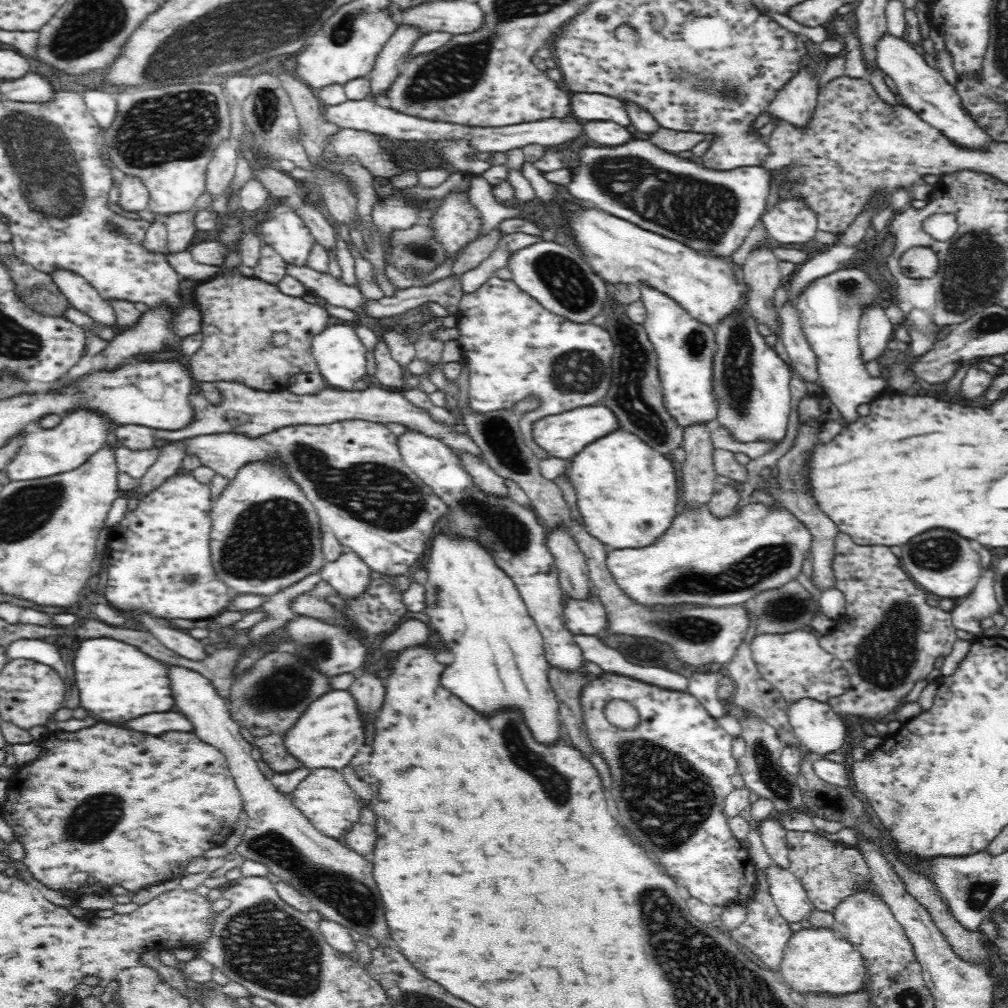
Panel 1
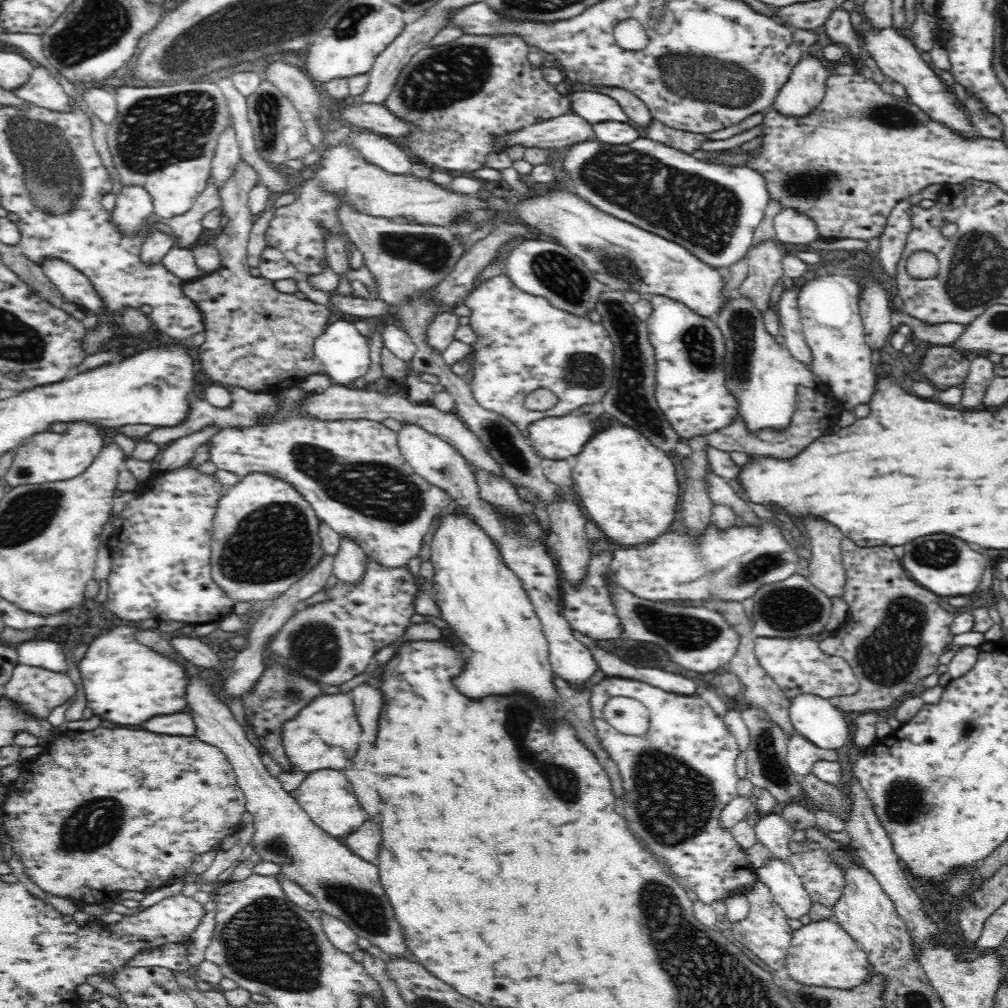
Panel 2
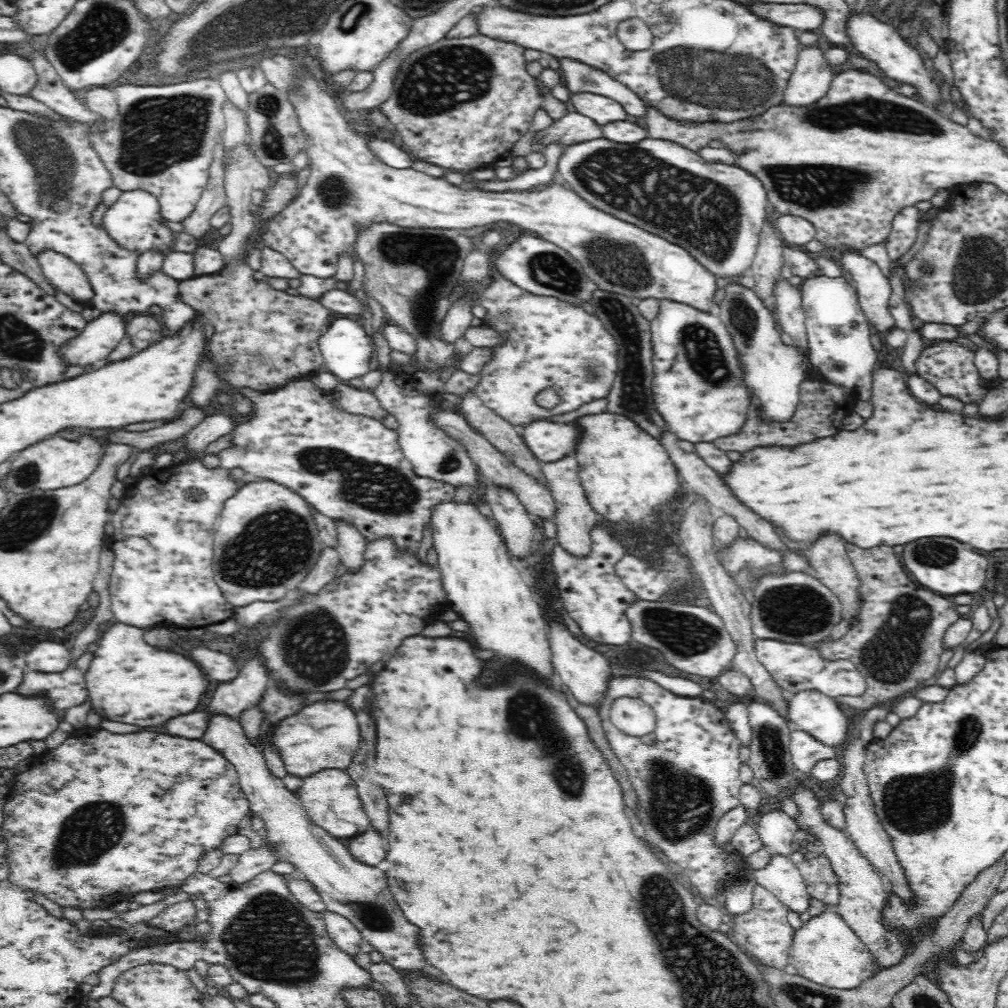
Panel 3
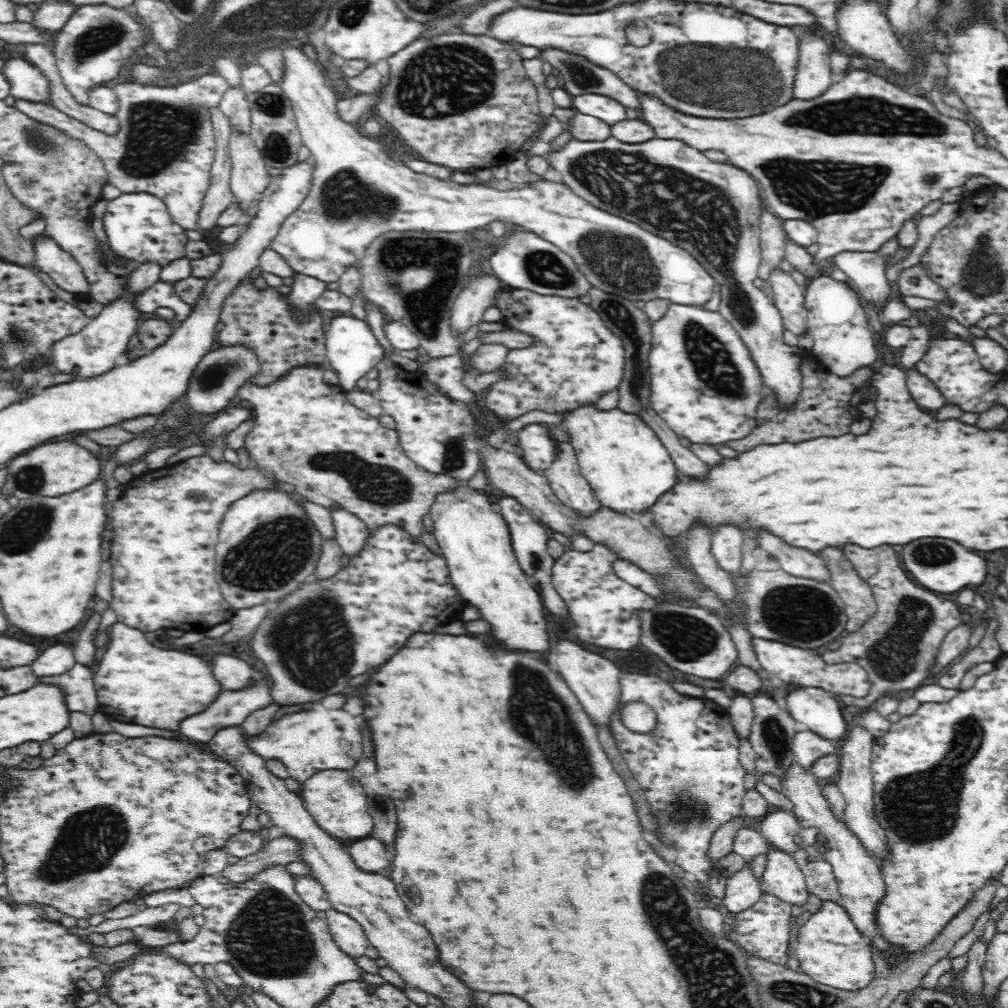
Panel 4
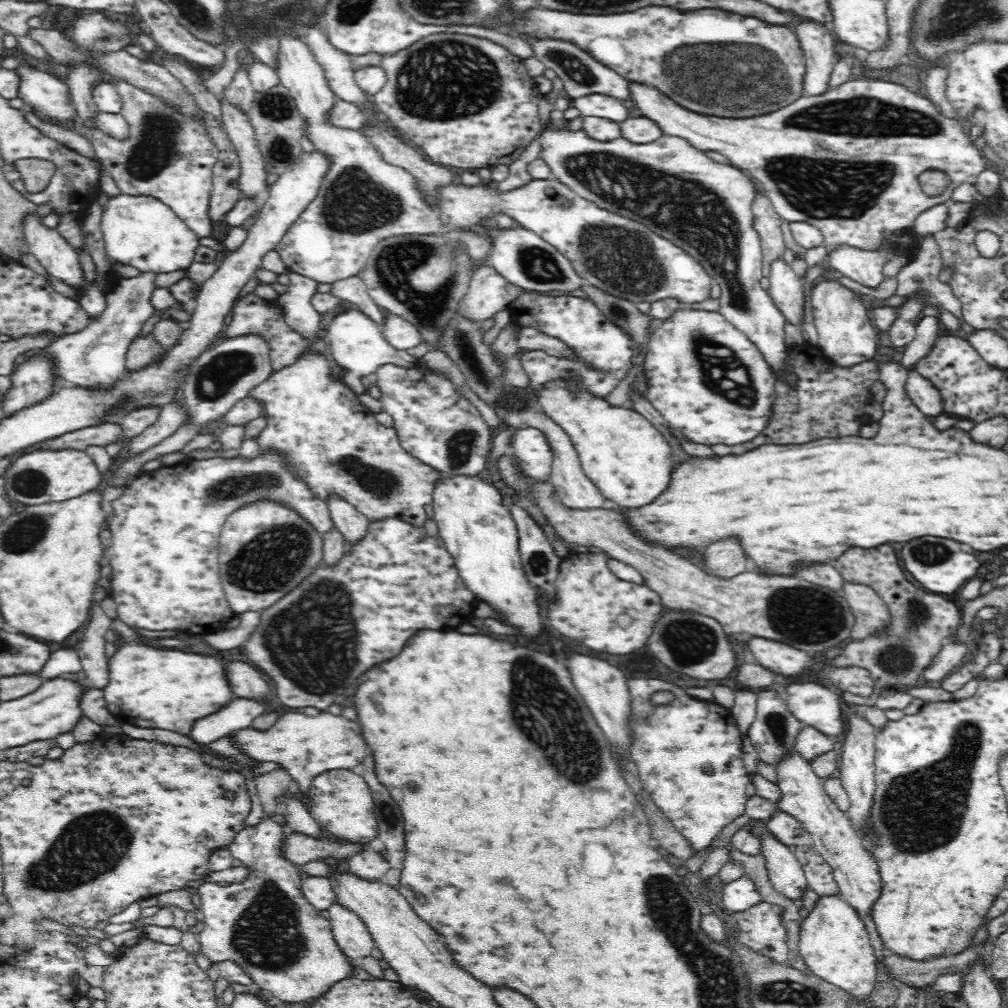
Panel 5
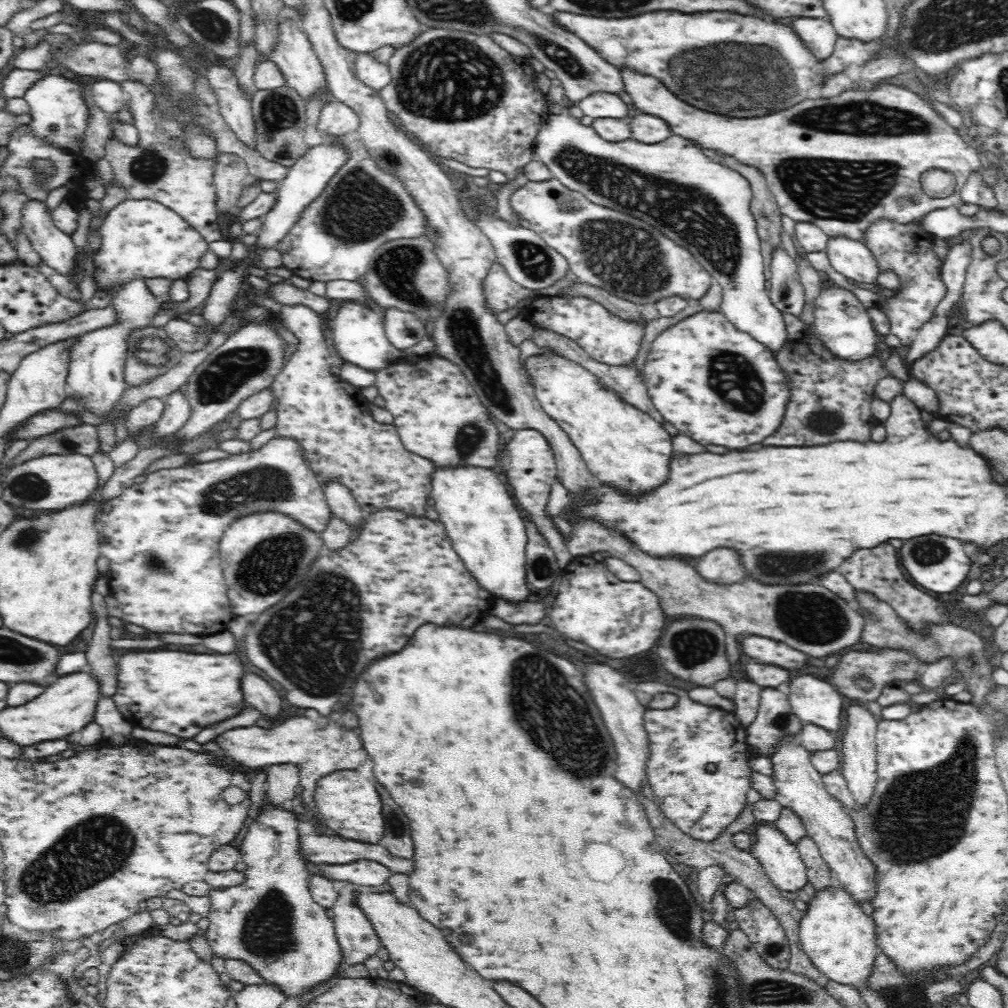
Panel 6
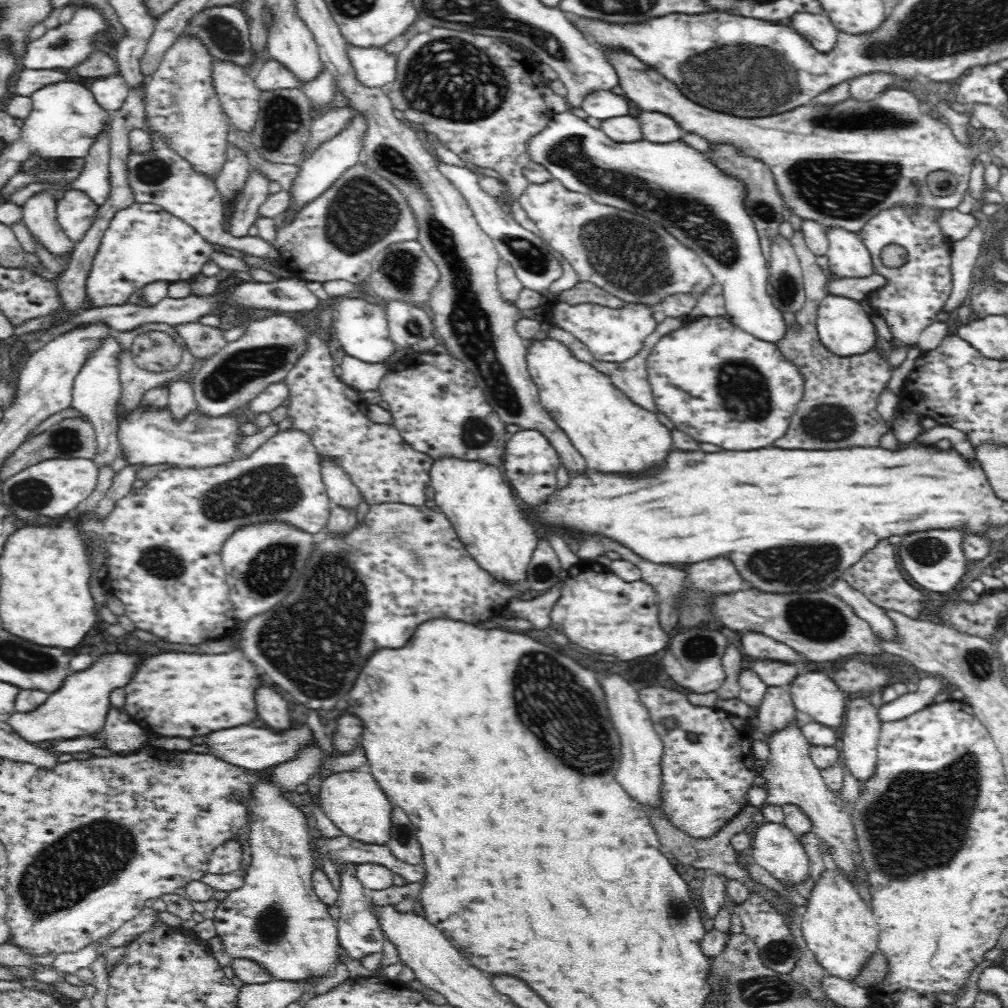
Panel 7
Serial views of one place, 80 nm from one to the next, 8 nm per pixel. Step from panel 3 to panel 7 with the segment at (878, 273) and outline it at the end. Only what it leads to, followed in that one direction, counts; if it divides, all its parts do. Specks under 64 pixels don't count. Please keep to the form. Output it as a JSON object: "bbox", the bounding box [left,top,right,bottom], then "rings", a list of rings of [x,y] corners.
{"bbox":[825,228,874,279],"rings":[[[825,228],[829,241],[828,274],[836,279],[866,278],[874,274],[870,251],[858,233]]]}

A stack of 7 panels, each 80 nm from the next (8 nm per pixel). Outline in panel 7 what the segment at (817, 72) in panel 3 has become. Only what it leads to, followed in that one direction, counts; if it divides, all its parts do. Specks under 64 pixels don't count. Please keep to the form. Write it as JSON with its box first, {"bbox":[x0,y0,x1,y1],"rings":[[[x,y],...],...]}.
{"bbox":[792,12,839,52],"rings":[[[796,12],[792,16],[792,28],[820,52],[830,52],[837,42],[839,31],[825,13]]]}

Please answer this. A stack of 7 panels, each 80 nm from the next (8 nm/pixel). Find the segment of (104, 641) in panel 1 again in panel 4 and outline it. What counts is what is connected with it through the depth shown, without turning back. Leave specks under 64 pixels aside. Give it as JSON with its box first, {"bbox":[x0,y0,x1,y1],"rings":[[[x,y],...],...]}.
{"bbox":[92,622,220,730],"rings":[[[120,622],[110,626],[106,650],[96,661],[92,675],[96,700],[100,712],[112,721],[176,730],[182,718],[202,712],[220,692],[206,662],[192,654],[160,650],[138,628]]]}

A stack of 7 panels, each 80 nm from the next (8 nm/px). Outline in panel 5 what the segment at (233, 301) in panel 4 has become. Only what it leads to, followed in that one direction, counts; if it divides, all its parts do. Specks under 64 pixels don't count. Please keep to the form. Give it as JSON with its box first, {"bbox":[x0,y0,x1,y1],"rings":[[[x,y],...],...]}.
{"bbox":[224,292,329,374],"rings":[[[248,292],[246,296],[238,296],[232,304],[230,312],[230,324],[224,330],[224,336],[228,338],[241,338],[251,336],[259,336],[261,340],[265,340],[265,346],[268,347],[267,358],[270,361],[272,374],[282,371],[284,368],[292,367],[304,354],[322,354],[327,355],[329,352],[329,343],[326,341],[324,333],[319,333],[313,337],[300,335],[296,329],[288,325],[284,318],[284,311],[276,302],[266,302],[262,300],[258,294]]]}

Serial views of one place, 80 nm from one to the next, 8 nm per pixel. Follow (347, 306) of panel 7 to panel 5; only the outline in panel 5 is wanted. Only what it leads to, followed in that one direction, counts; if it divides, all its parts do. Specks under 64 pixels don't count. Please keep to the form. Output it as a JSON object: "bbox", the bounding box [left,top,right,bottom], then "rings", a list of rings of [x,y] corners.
{"bbox":[323,309,419,395],"rings":[[[348,309],[328,320],[324,324],[323,333],[329,343],[328,354],[338,364],[340,372],[344,372],[340,381],[356,395],[364,393],[366,389],[362,385],[362,378],[376,373],[382,364],[392,364],[408,372],[416,371],[419,367],[417,358],[408,355],[404,350],[396,350],[384,338],[378,327],[359,309]]]}

